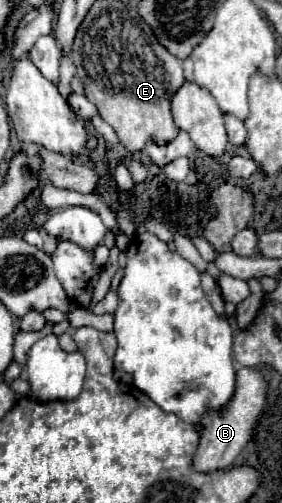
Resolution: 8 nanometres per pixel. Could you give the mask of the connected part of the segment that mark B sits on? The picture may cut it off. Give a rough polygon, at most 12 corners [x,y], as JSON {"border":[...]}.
{"border":[[238,369],[236,393],[204,415],[192,467],[212,473],[234,463],[266,401],[266,381]]}

